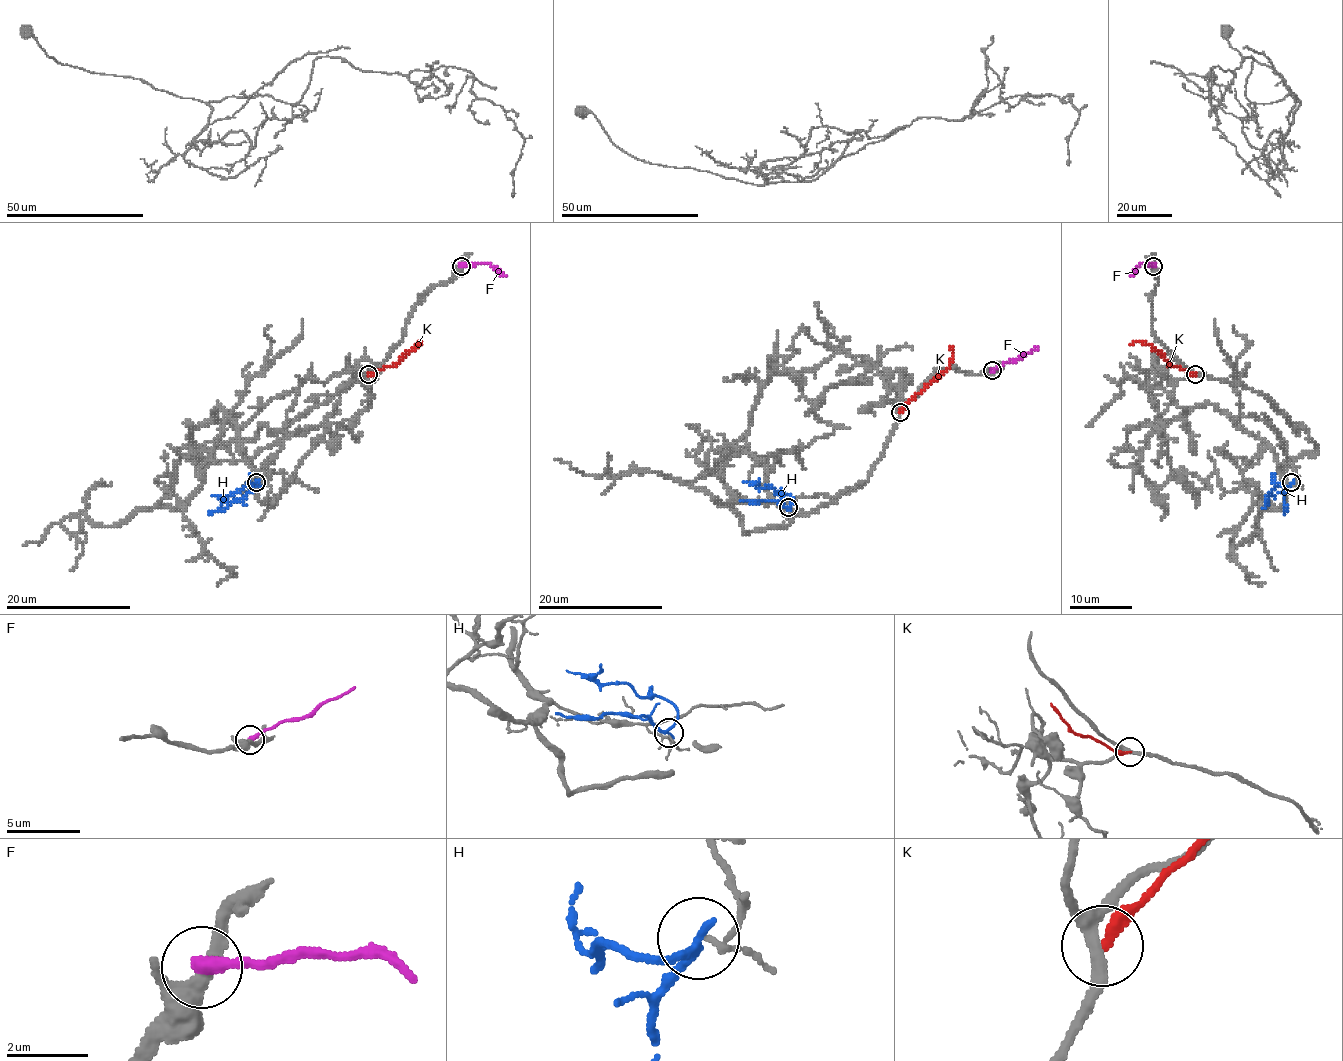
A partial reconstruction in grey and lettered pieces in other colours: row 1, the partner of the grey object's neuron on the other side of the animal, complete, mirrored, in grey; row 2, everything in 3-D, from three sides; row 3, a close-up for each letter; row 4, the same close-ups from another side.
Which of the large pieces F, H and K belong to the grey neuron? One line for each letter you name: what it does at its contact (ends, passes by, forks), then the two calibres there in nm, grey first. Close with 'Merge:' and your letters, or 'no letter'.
Merge: no letter

